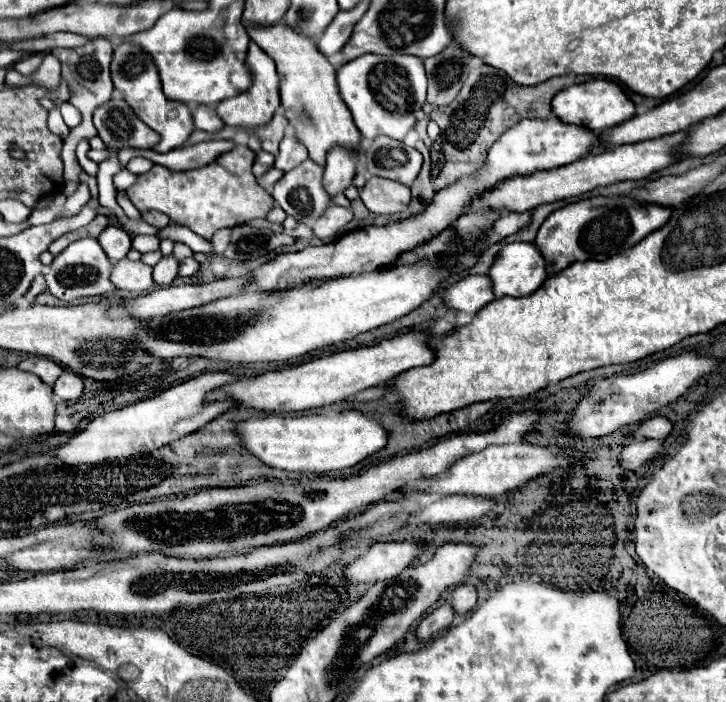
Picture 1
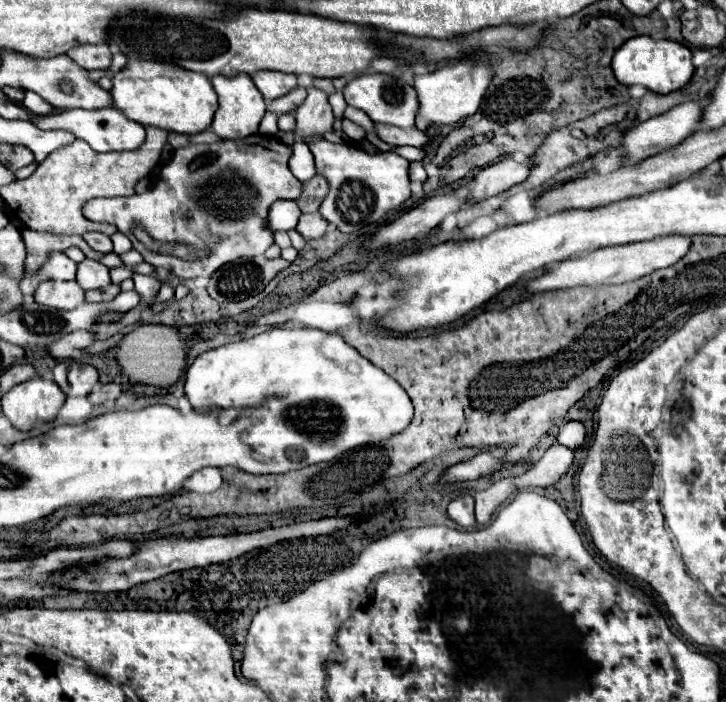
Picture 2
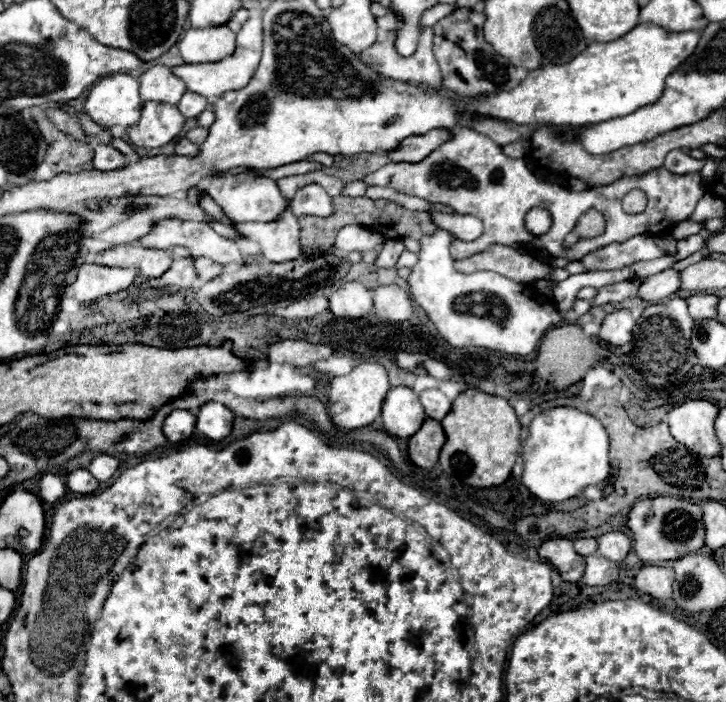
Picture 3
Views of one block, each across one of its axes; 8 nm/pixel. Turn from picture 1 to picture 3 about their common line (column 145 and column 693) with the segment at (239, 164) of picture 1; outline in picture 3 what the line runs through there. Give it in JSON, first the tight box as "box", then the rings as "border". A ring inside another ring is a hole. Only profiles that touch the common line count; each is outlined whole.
{"box":[364,128,706,260],"border":[[[458,128],[454,140],[444,142],[438,146],[426,160],[410,164],[410,162],[388,162],[380,170],[368,174],[364,178],[368,186],[390,186],[402,194],[418,196],[430,202],[442,202],[456,210],[456,214],[472,214],[482,220],[484,234],[474,242],[460,242],[452,240],[450,254],[454,260],[468,258],[472,254],[482,252],[490,244],[506,244],[512,246],[514,242],[532,244],[536,248],[546,248],[554,258],[570,258],[576,260],[596,248],[602,248],[610,242],[624,242],[638,234],[668,234],[670,228],[686,220],[696,202],[704,196],[706,186],[700,182],[700,174],[672,174],[666,168],[654,168],[646,174],[638,176],[622,176],[616,182],[600,188],[590,188],[582,192],[570,192],[558,184],[548,184],[538,180],[528,168],[522,158],[514,160],[502,154],[500,146],[496,146],[488,136],[478,134],[470,128]],[[632,188],[644,190],[648,196],[648,206],[642,214],[626,214],[622,210],[622,198]],[[530,208],[544,208],[552,216],[550,230],[540,236],[538,240],[532,238],[524,228],[524,216]],[[596,208],[606,218],[606,230],[598,238],[578,240],[572,248],[564,248],[564,238],[576,226],[576,220],[586,210]]]}

